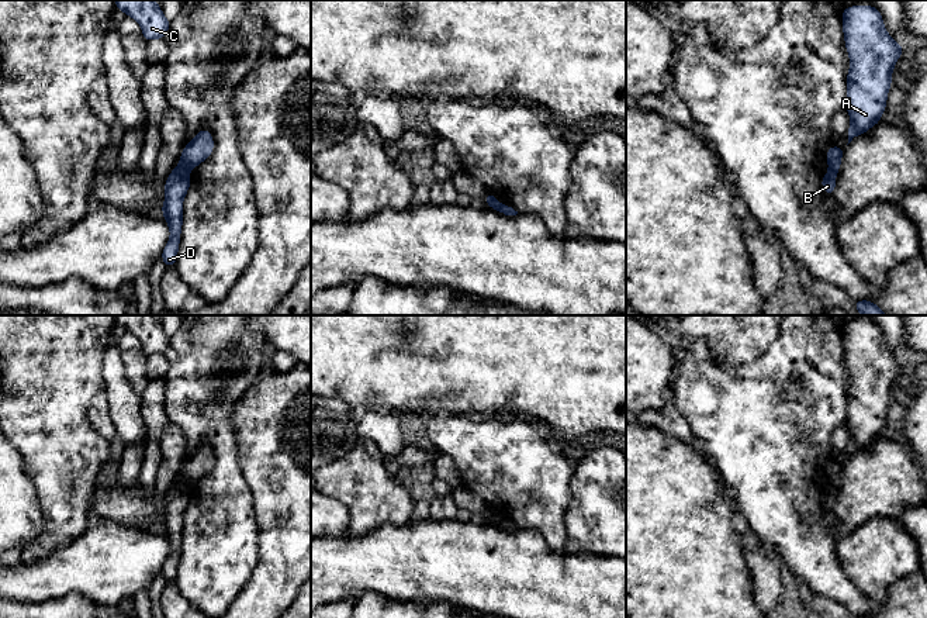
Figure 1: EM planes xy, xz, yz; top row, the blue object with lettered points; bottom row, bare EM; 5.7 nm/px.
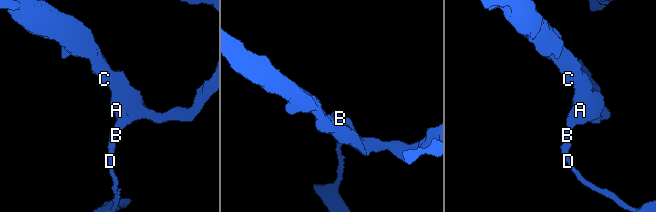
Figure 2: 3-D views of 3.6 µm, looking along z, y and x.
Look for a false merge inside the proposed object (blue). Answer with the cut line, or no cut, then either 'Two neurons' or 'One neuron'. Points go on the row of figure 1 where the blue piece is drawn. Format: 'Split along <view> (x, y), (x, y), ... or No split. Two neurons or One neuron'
Split along xy (179, 165), (187, 173). Two neurons

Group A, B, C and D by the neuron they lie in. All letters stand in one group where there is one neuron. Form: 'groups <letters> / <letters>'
groups A C / B D

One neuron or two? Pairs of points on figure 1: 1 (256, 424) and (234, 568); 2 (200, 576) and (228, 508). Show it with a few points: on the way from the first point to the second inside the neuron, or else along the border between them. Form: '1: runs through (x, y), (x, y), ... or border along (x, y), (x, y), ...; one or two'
1: border along (238, 451), (241, 470), (252, 493), (255, 515); two
2: runs through (217, 559), (220, 525); one

